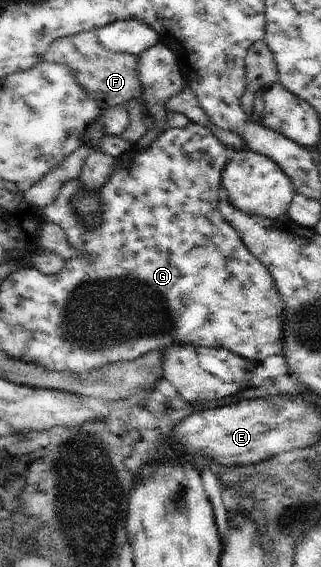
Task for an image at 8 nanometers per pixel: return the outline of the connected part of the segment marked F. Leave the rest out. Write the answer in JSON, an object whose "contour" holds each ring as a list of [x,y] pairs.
{"contour":[[[97,29],[82,31],[55,40],[50,48],[47,48],[43,60],[68,65],[76,82],[102,109],[116,105],[126,106],[131,98],[142,98],[143,90],[137,73],[137,55],[115,53],[104,48],[99,41],[97,31]]]}

